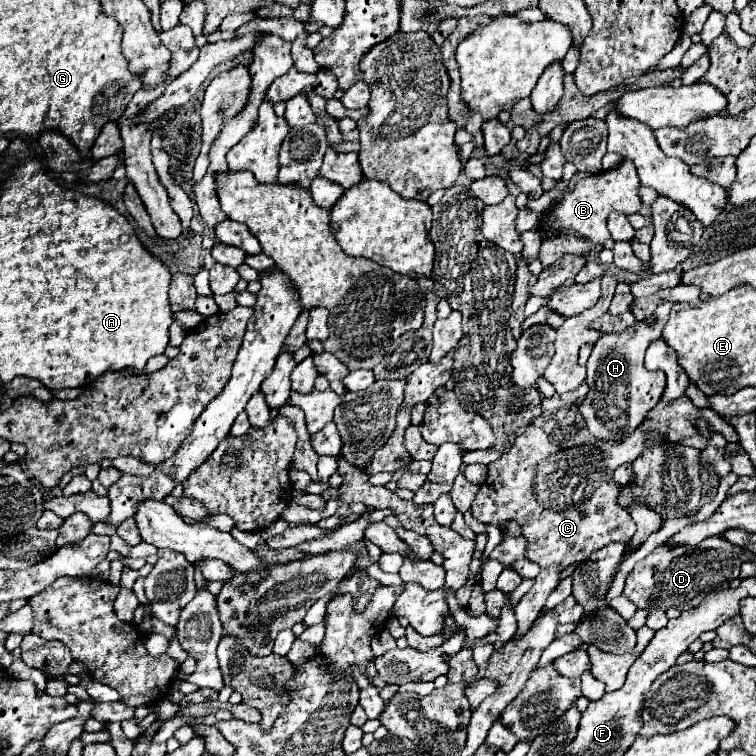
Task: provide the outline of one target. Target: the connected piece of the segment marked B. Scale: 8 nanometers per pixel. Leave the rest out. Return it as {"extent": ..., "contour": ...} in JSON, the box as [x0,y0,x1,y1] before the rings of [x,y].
{"extent":[541,160,641,244],"contour":[[[623,160],[617,168],[591,174],[577,182],[573,190],[567,190],[563,200],[559,200],[547,214],[543,214],[541,228],[553,230],[559,234],[577,234],[585,240],[591,240],[593,244],[603,244],[611,238],[607,230],[607,216],[611,212],[623,212],[623,214],[635,214],[641,208],[641,196],[639,196],[639,176],[637,168],[631,160]]]}

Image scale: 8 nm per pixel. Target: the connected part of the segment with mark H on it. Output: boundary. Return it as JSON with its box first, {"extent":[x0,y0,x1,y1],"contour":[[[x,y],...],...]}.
{"extent":[579,302,673,440],"contour":[[[663,302],[657,306],[653,314],[655,324],[635,322],[633,326],[629,326],[619,334],[615,332],[601,334],[597,344],[593,346],[593,352],[587,362],[589,392],[579,404],[579,412],[595,438],[603,438],[603,440],[627,438],[637,428],[637,424],[641,424],[645,412],[649,412],[649,408],[653,408],[661,400],[661,392],[665,390],[665,372],[661,370],[649,372],[643,366],[643,356],[649,344],[661,338],[671,306],[673,306],[671,302]]]}

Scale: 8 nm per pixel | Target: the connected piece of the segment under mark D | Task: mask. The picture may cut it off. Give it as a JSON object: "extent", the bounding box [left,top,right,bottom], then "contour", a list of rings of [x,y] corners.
{"extent":[623,536,741,610],"contour":[[[711,536],[709,540],[703,540],[701,544],[697,544],[697,548],[667,550],[665,546],[659,546],[649,556],[645,556],[641,562],[635,564],[633,572],[627,576],[623,596],[629,598],[637,608],[647,608],[649,604],[657,604],[661,610],[667,610],[669,606],[679,608],[679,610],[691,610],[699,606],[707,594],[727,590],[729,582],[739,578],[739,568],[741,568],[741,560],[739,560],[737,548],[731,546],[727,540],[721,540],[721,536]]]}

